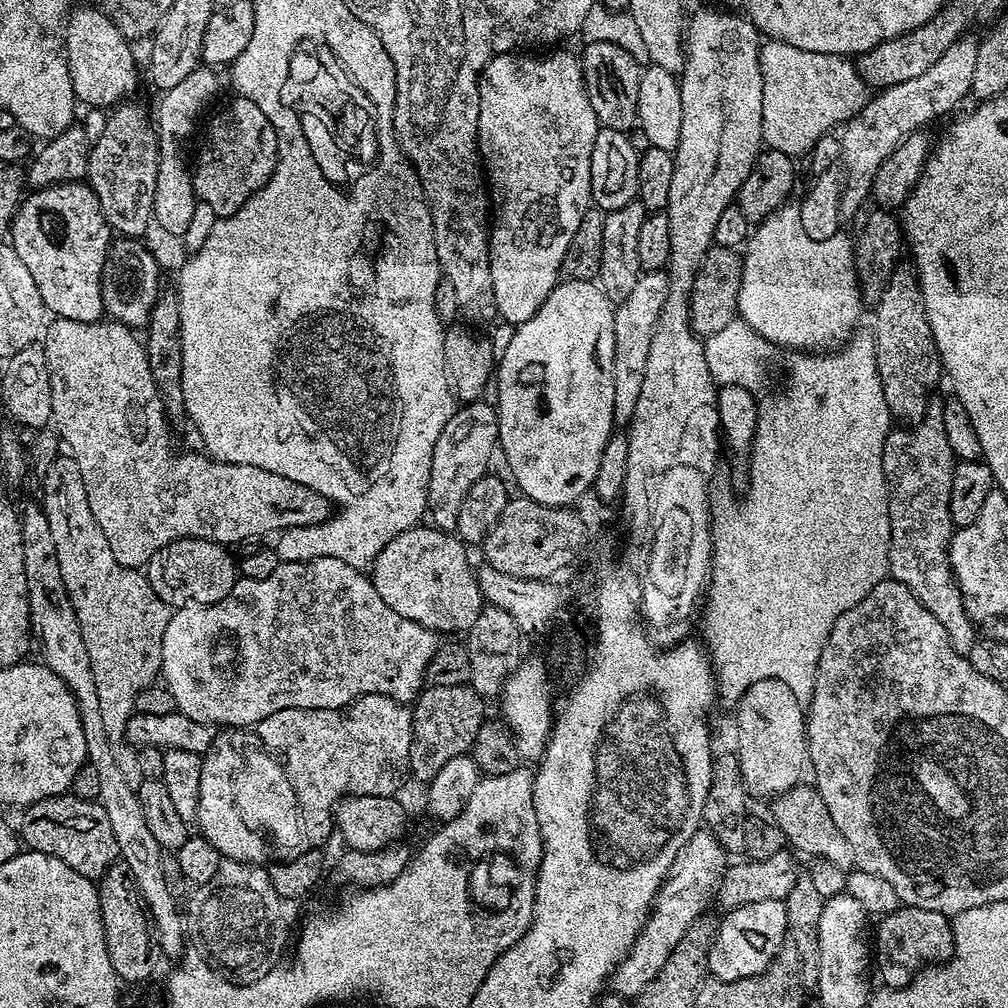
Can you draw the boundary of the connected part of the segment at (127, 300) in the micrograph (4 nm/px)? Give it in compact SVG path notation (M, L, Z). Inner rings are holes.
M140 238L113 239L102 274L102 300L105 313L111 319L133 330L144 330L154 310L155 302L162 293L160 264L156 256Z

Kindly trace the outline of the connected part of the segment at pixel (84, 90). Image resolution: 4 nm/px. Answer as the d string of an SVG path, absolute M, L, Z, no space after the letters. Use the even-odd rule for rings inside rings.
M73 7L64 26L64 53L70 70L70 82L81 105L111 109L136 88L136 56L127 36L98 8Z

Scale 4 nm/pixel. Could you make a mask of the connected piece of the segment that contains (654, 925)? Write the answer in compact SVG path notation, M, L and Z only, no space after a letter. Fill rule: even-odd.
M708 830L696 832L690 842L682 846L663 886L656 893L656 902L649 911L644 929L628 951L627 958L611 974L610 988L615 995L635 998L642 990L646 990L646 986L650 986L650 982L654 982L654 978L658 978L662 966L666 966L666 958L674 954L674 946L678 946L682 934L686 934L693 922L705 915L707 908L704 907L713 903L724 879L724 870L730 864L727 859L729 857L718 838Z

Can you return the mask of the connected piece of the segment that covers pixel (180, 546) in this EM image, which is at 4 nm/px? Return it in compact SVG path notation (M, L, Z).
M184 536L152 555L146 565L146 575L150 586L154 586L154 594L173 610L194 604L213 604L226 598L238 579L237 561L233 553L228 552L231 551L223 544Z

